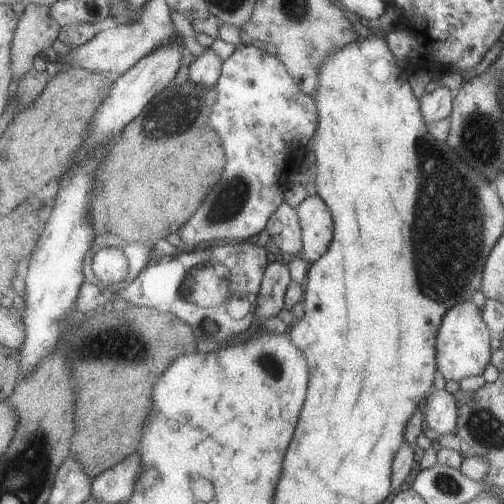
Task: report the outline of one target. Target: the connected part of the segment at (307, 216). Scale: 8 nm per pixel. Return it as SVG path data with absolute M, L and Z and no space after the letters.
M317 194L308 195L297 206L302 229L302 258L309 264L324 256L334 236L330 208Z

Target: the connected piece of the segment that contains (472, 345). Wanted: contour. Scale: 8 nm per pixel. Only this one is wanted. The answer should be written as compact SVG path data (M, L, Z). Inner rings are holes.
M474 302L456 303L442 318L442 326L436 336L436 364L444 378L460 382L468 376L482 375L493 353L490 340L494 335L482 316L482 310Z

